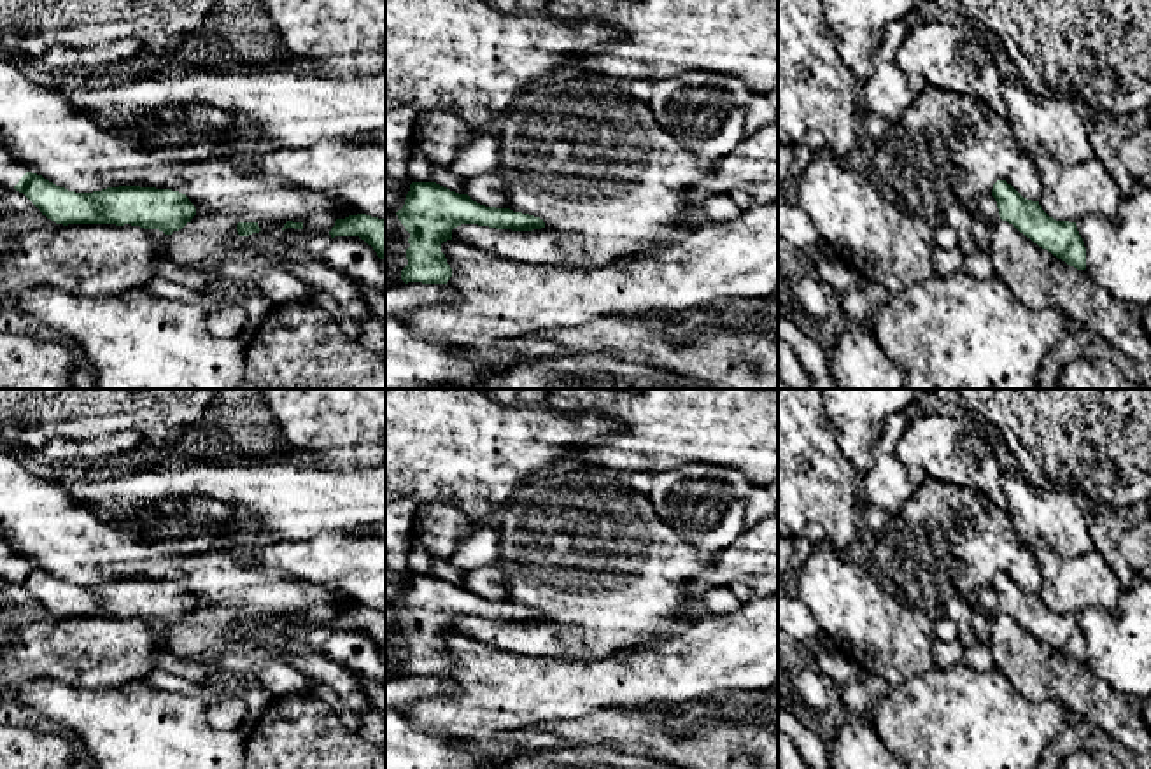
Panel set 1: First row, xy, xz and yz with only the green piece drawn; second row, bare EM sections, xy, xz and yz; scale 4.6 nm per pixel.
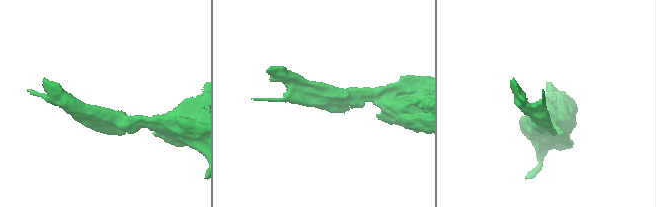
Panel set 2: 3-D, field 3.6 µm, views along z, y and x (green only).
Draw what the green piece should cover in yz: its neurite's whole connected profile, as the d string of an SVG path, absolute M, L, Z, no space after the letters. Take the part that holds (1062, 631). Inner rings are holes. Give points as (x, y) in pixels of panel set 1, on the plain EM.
M1006 573L993 576L992 589L1002 613L1067 657L1086 662L1086 639L1076 615L1049 610L1039 594L1023 590Z

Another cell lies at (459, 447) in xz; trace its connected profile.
M385 389L385 501L413 499L424 511L443 503L457 506L471 524L491 524L520 485L578 450L604 445L620 429L620 422L594 413L501 405L485 389Z

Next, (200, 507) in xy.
M205 496L191 497L187 506L189 506L189 515L196 519L221 520L229 515L229 508L224 503L205 497Z

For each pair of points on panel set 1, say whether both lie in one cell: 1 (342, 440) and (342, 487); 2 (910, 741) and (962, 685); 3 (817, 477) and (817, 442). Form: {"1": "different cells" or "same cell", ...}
{"1": "different cells", "2": "same cell", "3": "same cell"}

